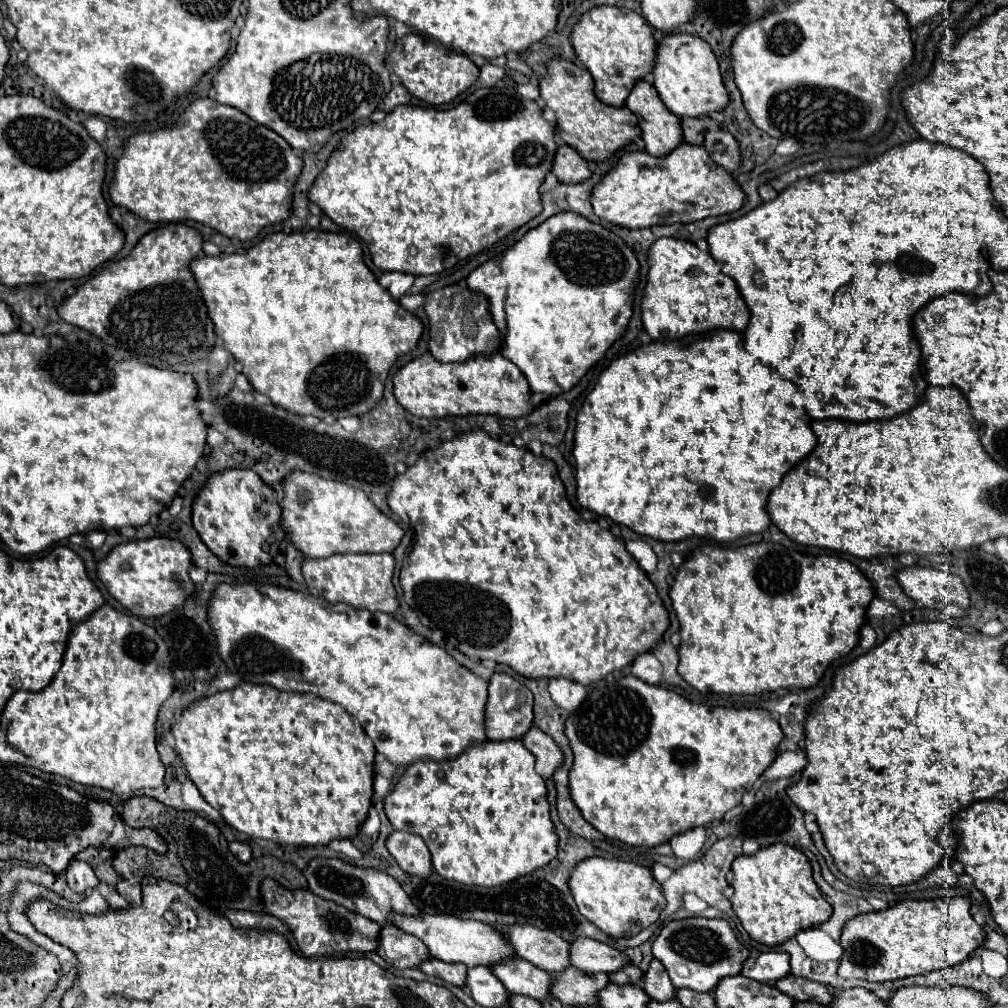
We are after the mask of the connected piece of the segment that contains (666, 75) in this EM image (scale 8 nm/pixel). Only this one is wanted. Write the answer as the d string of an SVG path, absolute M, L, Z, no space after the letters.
M668 35L658 45L658 59L652 77L662 101L678 117L704 117L714 111L722 111L730 103L714 51L708 47L708 43L694 35Z

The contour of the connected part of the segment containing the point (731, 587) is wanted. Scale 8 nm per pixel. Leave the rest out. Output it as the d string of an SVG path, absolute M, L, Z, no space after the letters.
M754 543L738 549L722 549L716 545L706 545L702 549L696 549L690 559L684 561L682 567L678 567L678 575L674 577L674 585L670 589L670 599L676 611L676 617L680 621L680 675L686 683L696 687L702 693L726 693L726 695L760 695L760 693L774 693L778 689L808 689L814 687L826 673L826 669L840 657L846 657L860 641L860 627L866 623L866 611L874 599L874 587L870 579L850 561L840 559L836 555L802 555L794 549L788 549L778 543Z

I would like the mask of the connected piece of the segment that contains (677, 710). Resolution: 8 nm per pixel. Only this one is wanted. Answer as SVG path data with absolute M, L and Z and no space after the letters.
M624 675L620 679L604 679L600 683L594 683L588 687L586 701L578 707L576 713L572 713L566 721L566 737L570 739L570 747L574 751L574 765L570 769L570 795L576 803L576 807L582 811L584 819L604 833L610 839L618 839L628 845L636 847L658 847L666 841L670 841L674 835L684 833L694 827L708 827L712 821L720 821L726 811L738 807L742 803L742 797L746 791L750 791L756 783L756 779L772 765L772 761L778 755L778 743L784 739L784 733L776 719L766 709L726 709L726 707L708 707L690 703L682 695L660 687L660 685L648 685L638 677Z

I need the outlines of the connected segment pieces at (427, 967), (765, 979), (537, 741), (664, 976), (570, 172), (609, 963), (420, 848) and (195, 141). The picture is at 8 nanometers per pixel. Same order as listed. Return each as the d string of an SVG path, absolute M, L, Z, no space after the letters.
M432 959L424 965L420 965L420 969L426 975L434 975L450 985L456 985L456 987L464 987L466 973L468 973L468 969L462 963L440 963L438 959Z
M760 953L758 957L748 957L742 967L742 975L760 983L774 985L790 973L790 955L788 953Z
M532 727L522 743L530 753L536 755L536 771L540 773L540 777L552 779L554 773L564 765L564 753L556 745L556 741L542 729Z
M654 959L650 963L650 969L644 975L644 991L654 999L654 1001L672 1001L676 999L676 987L672 985L664 965Z
M560 145L556 153L556 163L552 167L552 173L562 181L562 183L584 183L590 179L592 171L588 167L588 161L580 157L572 147Z
M576 939L572 943L572 965L588 973L616 973L630 963L630 957L606 943L594 939Z
M394 831L388 837L386 847L388 847L390 855L396 859L396 863L402 867L402 871L406 871L408 875L416 875L422 879L432 875L434 869L432 869L430 851L418 835Z
M196 99L174 125L154 133L132 135L124 143L124 155L118 159L114 181L110 183L110 199L152 223L192 219L230 239L252 241L262 229L282 223L292 215L294 185L302 167L302 159L288 141L272 129L252 121L246 113L230 105L222 105L214 99Z

